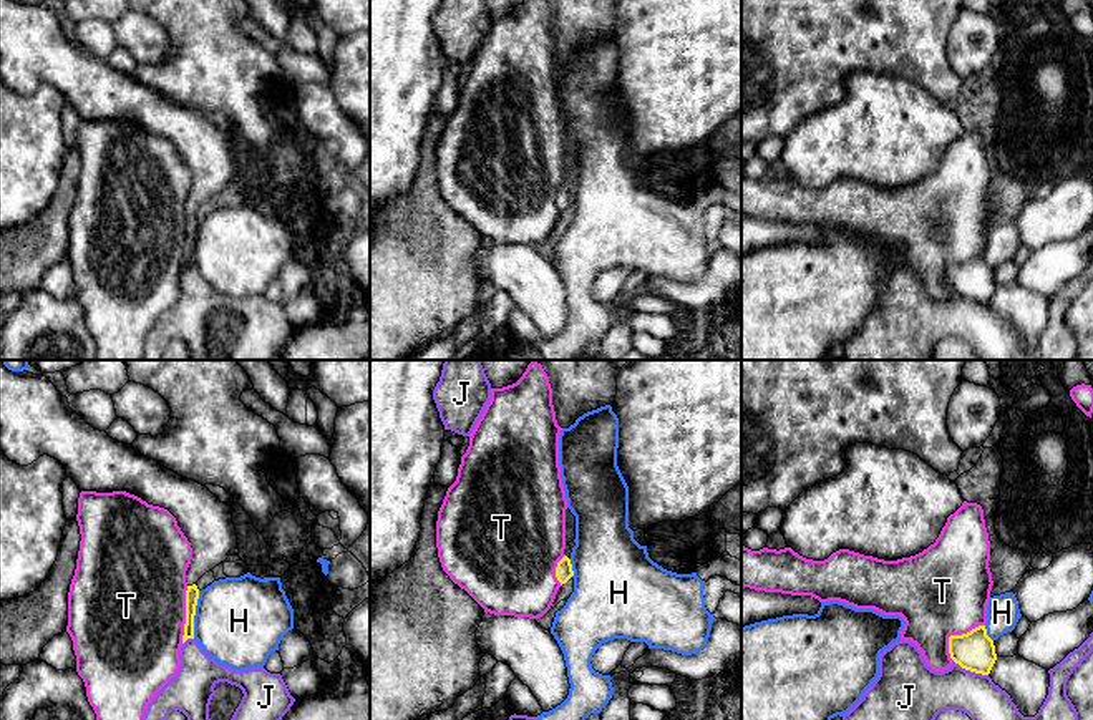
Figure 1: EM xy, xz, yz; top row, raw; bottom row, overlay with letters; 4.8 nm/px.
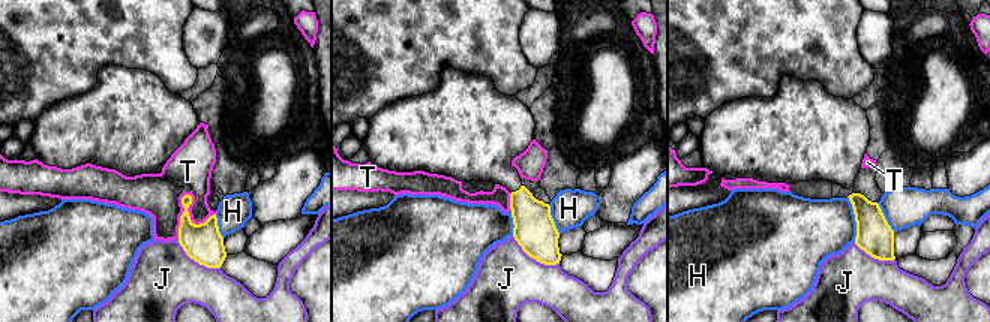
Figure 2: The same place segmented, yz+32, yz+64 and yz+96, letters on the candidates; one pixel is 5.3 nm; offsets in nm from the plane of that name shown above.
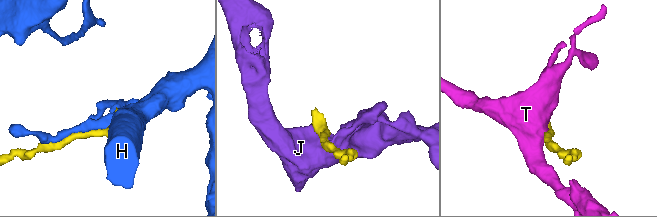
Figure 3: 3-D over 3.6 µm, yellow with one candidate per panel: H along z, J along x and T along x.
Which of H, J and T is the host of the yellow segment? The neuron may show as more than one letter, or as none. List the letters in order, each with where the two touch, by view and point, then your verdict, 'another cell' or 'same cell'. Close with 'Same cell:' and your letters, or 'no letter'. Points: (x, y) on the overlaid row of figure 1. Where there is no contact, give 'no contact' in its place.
H: xy (194, 614) | another cell
J: yz (971, 671) | another cell
T: yz (956, 636) | another cell
Same cell: no letter

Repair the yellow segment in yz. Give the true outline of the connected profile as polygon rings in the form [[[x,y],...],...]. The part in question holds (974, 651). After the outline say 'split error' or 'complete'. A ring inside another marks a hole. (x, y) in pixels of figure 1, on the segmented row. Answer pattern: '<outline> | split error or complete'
[[[985,625],[962,635],[950,635],[949,654],[962,669],[982,675],[989,675],[997,660],[995,645],[987,635]]] | complete

